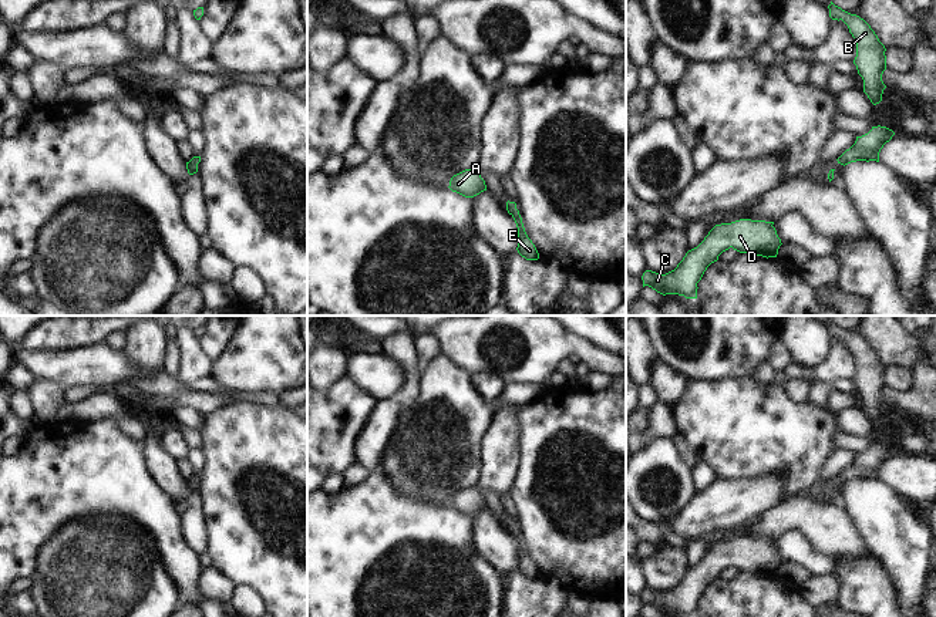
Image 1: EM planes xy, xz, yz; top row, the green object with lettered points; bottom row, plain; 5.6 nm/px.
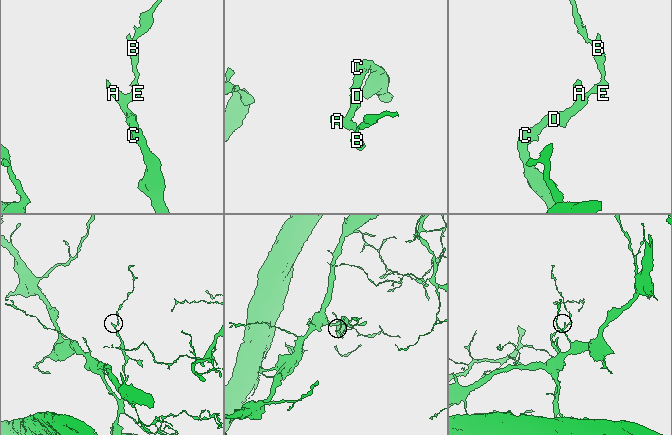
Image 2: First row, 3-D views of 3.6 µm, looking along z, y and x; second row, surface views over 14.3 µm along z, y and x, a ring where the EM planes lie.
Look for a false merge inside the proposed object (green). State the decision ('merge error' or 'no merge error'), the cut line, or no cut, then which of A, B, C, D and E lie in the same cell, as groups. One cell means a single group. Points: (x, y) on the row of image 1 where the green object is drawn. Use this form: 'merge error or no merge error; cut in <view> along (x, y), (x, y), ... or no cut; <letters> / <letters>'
no merge error; no cut; A B C D E

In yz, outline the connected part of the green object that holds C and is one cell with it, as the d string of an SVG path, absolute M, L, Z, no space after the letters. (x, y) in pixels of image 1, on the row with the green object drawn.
M751 219L716 225L697 247L686 253L674 270L666 274L646 270L642 276L643 287L649 286L663 296L697 299L697 283L704 272L730 247L740 253L777 257L782 243L772 225L774 222Z

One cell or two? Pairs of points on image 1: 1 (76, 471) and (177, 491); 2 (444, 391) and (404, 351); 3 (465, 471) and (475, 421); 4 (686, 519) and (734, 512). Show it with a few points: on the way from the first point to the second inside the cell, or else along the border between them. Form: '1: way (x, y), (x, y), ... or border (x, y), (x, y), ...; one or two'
1: border (142, 457), (147, 474), (179, 512); two
2: border (420, 373), (418, 395), (411, 405); two
3: way (465, 458), (465, 434); one
4: way (697, 518), (704, 512), (723, 512); one

